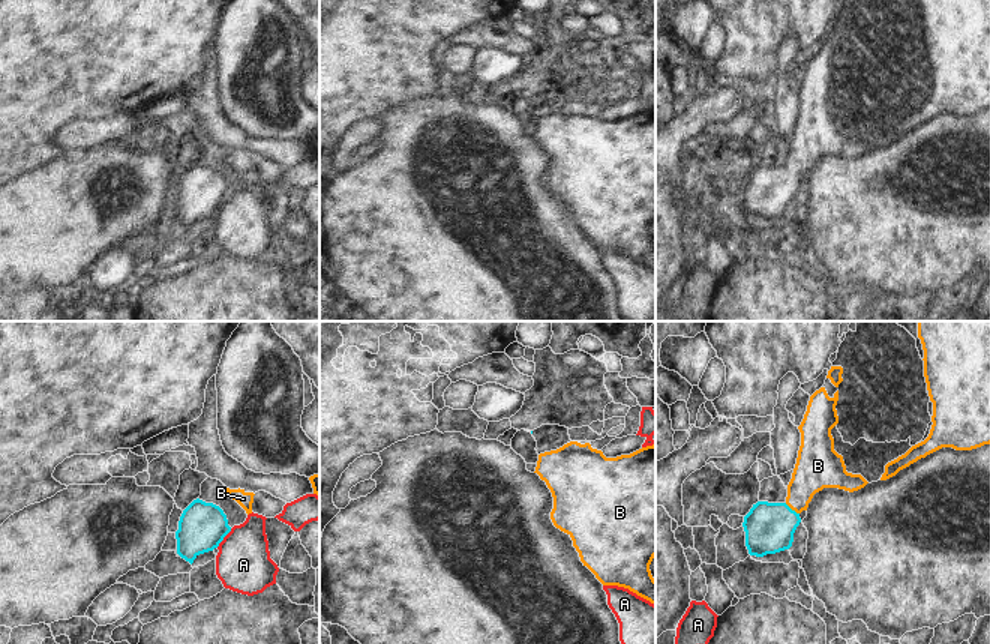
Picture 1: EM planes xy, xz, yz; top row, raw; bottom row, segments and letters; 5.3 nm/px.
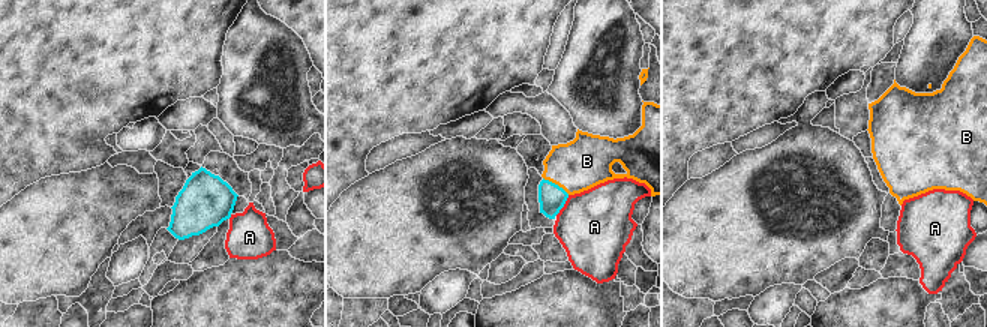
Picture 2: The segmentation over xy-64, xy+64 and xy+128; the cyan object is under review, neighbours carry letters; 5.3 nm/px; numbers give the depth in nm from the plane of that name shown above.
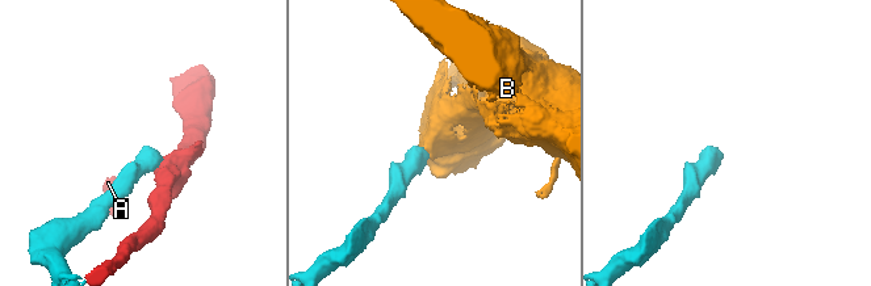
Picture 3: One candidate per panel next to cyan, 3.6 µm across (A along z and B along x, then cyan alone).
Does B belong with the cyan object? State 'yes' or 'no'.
yes

